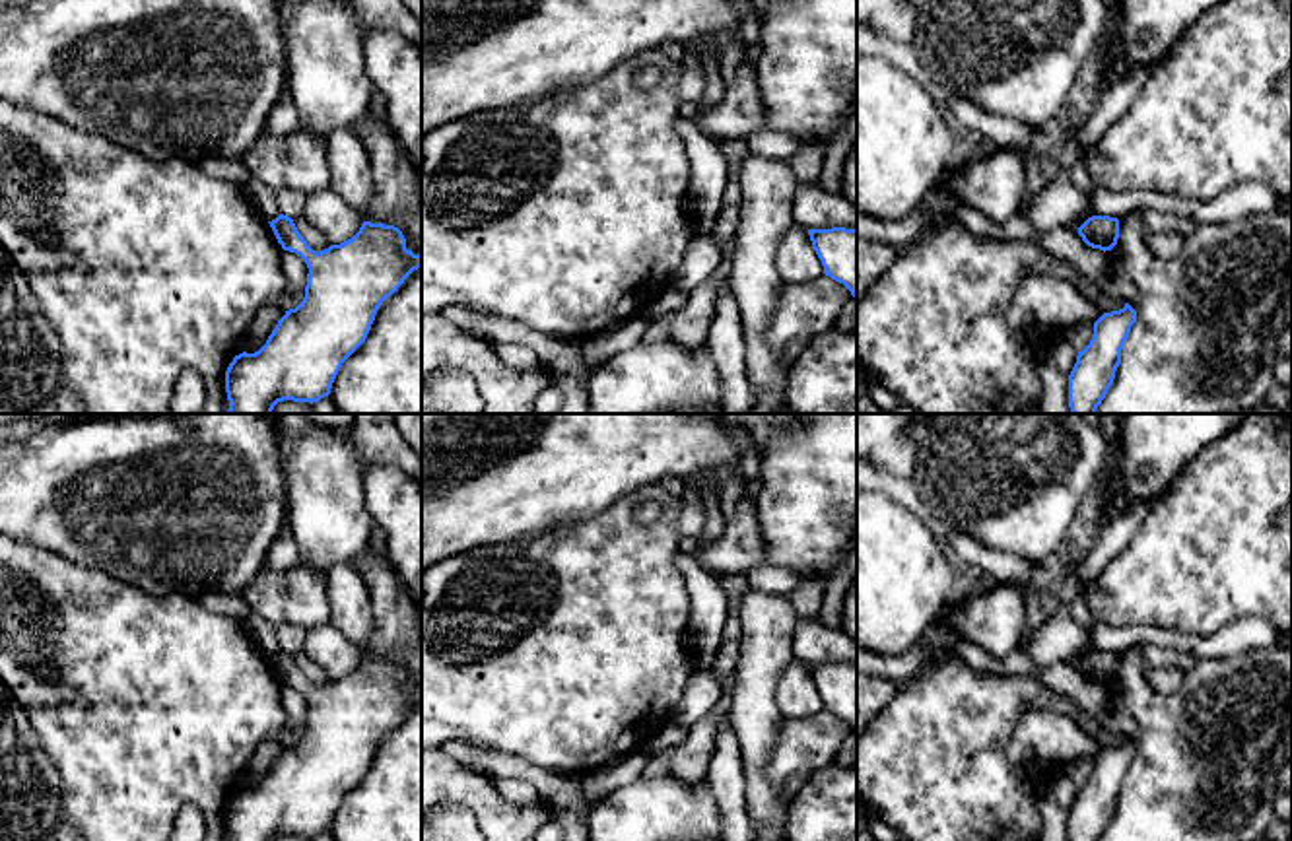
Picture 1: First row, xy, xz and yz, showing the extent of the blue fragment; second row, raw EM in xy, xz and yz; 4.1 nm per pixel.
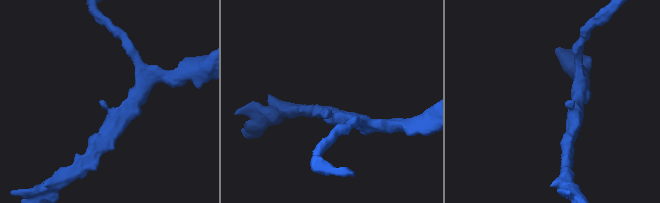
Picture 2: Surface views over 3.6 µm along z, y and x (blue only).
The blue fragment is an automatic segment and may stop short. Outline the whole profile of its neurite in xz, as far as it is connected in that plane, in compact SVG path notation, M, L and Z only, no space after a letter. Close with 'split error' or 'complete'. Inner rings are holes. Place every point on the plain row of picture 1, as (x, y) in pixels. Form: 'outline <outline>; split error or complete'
outline M808 664L824 709L843 719L857 732L857 664Z; complete

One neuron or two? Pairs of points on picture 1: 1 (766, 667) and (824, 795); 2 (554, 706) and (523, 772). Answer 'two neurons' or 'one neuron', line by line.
1: two neurons
2: two neurons

